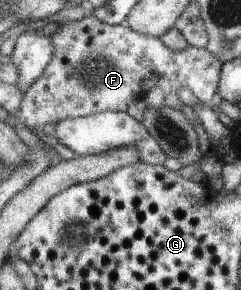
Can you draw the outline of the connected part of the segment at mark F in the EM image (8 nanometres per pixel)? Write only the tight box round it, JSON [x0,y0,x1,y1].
[16,16,224,133]

